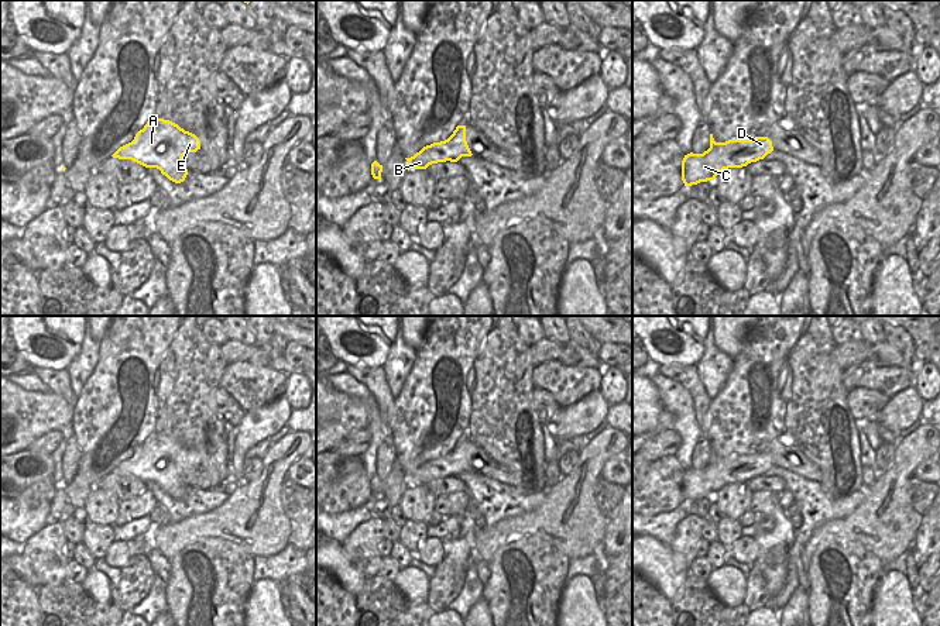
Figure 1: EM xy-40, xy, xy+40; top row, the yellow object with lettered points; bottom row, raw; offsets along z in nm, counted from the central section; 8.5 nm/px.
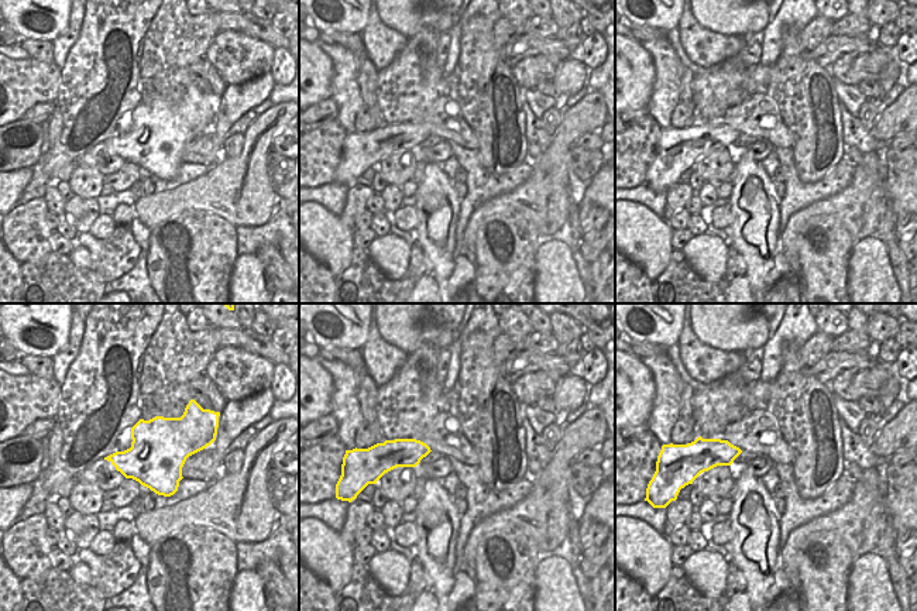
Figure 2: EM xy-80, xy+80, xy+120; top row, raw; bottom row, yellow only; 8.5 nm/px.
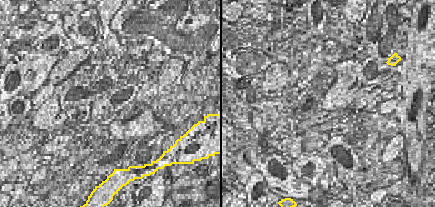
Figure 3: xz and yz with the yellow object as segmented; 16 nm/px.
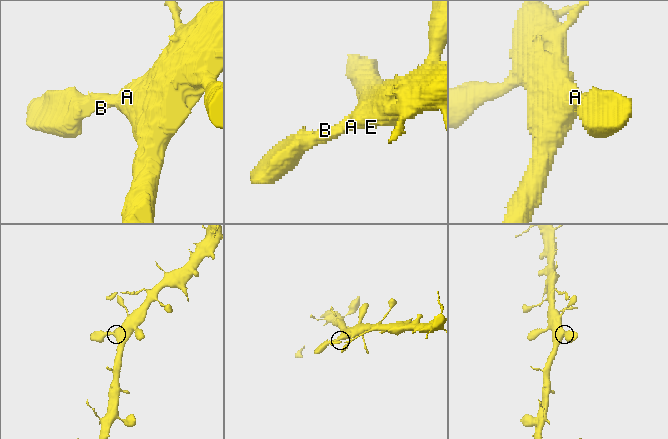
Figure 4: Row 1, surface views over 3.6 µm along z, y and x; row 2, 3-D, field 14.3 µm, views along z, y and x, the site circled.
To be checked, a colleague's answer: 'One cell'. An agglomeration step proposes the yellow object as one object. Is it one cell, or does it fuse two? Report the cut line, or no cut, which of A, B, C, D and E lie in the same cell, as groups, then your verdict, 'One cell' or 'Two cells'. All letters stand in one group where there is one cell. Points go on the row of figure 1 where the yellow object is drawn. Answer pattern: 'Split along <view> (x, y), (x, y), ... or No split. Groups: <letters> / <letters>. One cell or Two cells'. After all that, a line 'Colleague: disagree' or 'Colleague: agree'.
No split. Groups: A B C D E. One cell
Colleague: agree

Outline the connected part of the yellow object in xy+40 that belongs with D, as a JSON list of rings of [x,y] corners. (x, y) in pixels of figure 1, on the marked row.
[[[710,134],[710,148],[707,151],[685,155],[682,180],[685,186],[714,180],[724,169],[747,166],[764,159],[772,151],[772,141],[768,137],[716,142],[713,134]]]

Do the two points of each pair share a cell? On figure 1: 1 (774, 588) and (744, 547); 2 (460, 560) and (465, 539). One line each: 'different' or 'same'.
1: different
2: same

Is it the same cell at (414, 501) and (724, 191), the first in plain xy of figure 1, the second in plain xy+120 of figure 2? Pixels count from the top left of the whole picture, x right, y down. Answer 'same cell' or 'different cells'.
different cells

